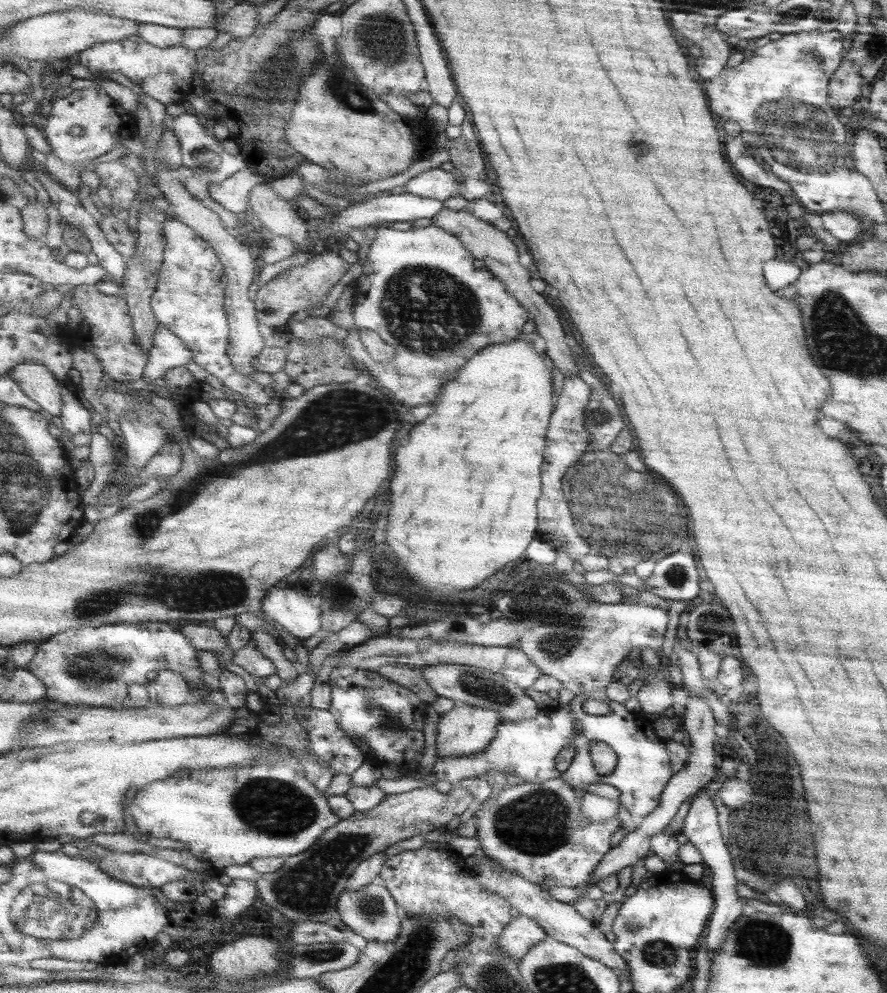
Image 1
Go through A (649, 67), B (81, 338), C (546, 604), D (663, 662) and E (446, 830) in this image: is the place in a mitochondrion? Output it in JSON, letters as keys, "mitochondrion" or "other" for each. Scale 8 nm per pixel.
{"A":"other","B":"other","C":"mitochondrion","D":"other","E":"other"}

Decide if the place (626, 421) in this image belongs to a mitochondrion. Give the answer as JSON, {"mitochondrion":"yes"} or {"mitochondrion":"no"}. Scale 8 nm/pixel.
{"mitochondrion":"no"}

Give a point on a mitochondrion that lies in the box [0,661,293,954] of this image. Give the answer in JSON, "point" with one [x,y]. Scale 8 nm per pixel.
{"point":[45,917]}

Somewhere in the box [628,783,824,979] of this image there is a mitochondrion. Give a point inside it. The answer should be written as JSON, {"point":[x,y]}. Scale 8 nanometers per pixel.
{"point":[758,942]}

